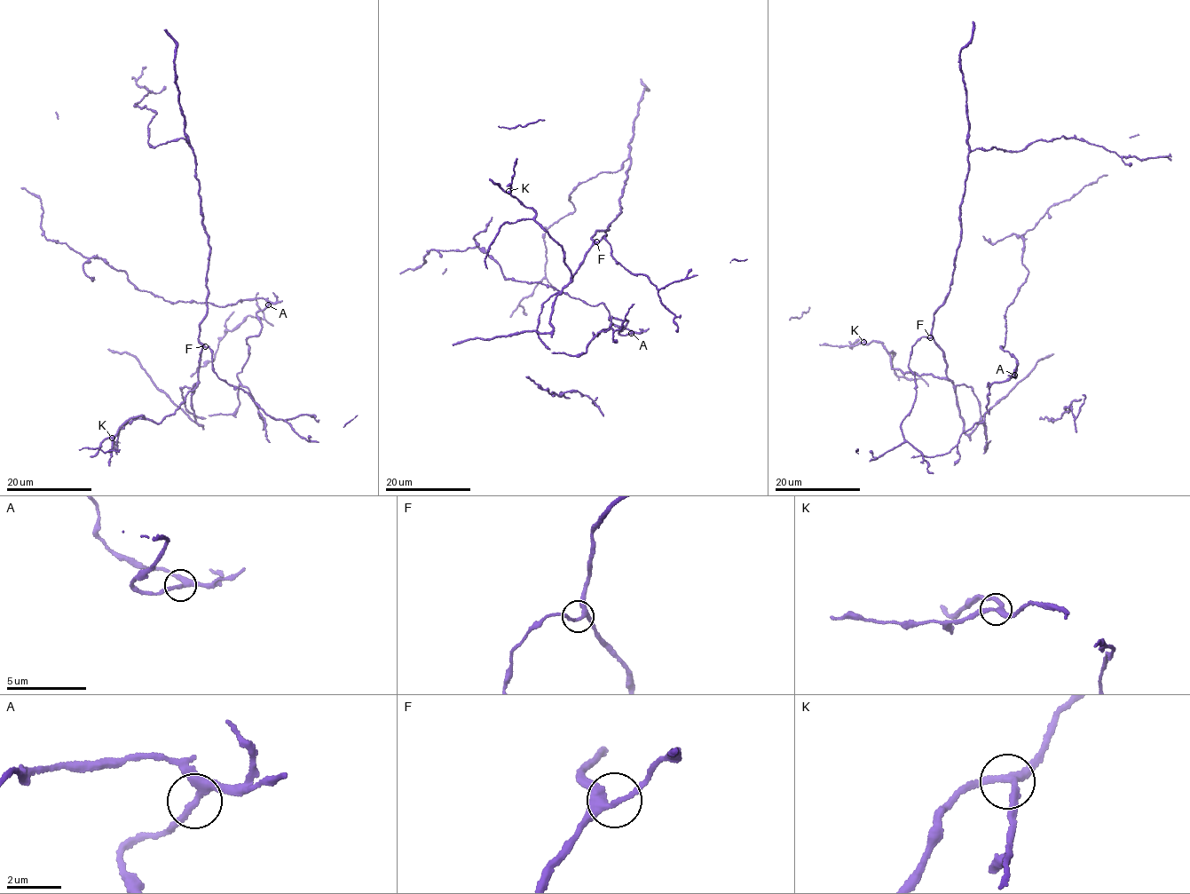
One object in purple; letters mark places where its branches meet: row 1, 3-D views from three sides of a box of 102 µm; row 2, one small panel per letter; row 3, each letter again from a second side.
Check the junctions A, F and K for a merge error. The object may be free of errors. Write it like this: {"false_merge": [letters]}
{"false_merge": []}

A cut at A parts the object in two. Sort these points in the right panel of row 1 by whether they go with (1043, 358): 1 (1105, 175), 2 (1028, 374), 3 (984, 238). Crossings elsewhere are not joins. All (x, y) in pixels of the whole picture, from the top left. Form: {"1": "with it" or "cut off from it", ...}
{"1": "cut off from it", "2": "with it", "3": "cut off from it"}

